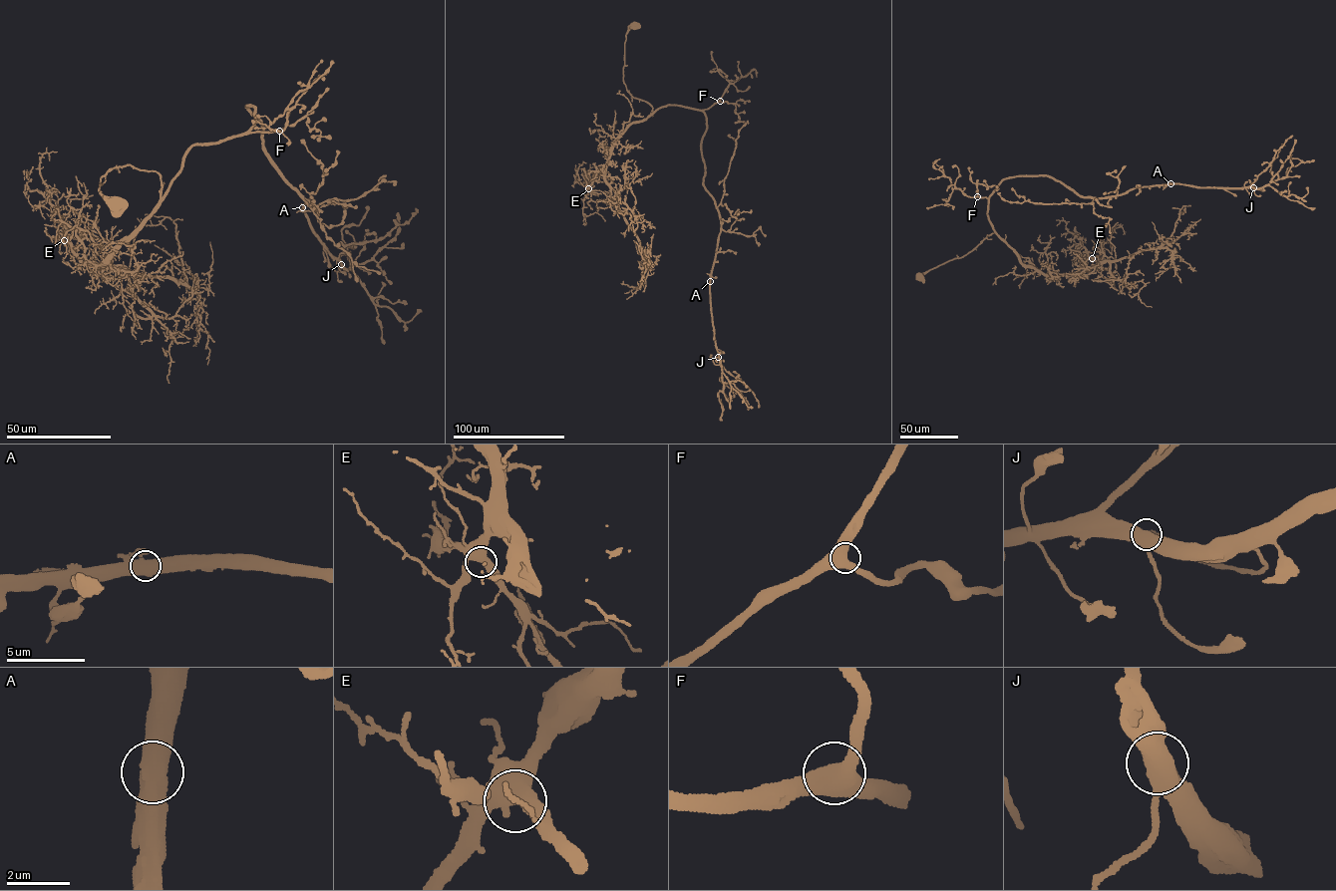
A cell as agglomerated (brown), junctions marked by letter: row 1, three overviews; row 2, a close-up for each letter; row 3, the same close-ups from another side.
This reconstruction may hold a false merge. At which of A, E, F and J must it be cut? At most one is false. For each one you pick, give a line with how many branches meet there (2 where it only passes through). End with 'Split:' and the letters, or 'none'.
Split: none

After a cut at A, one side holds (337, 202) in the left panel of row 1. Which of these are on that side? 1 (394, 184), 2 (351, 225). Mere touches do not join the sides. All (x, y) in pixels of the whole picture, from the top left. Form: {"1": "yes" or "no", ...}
{"1": "yes", "2": "no"}

